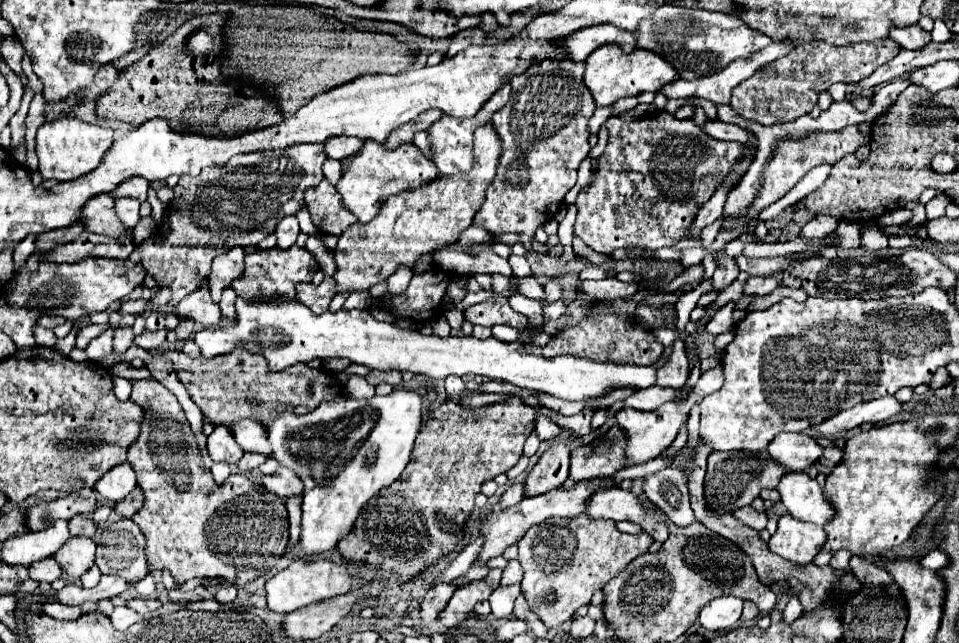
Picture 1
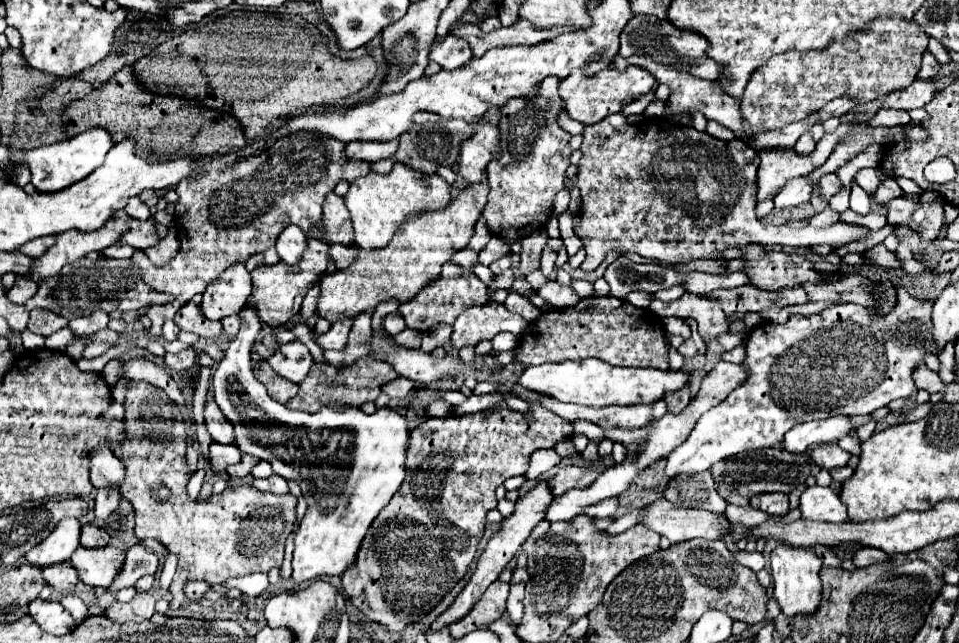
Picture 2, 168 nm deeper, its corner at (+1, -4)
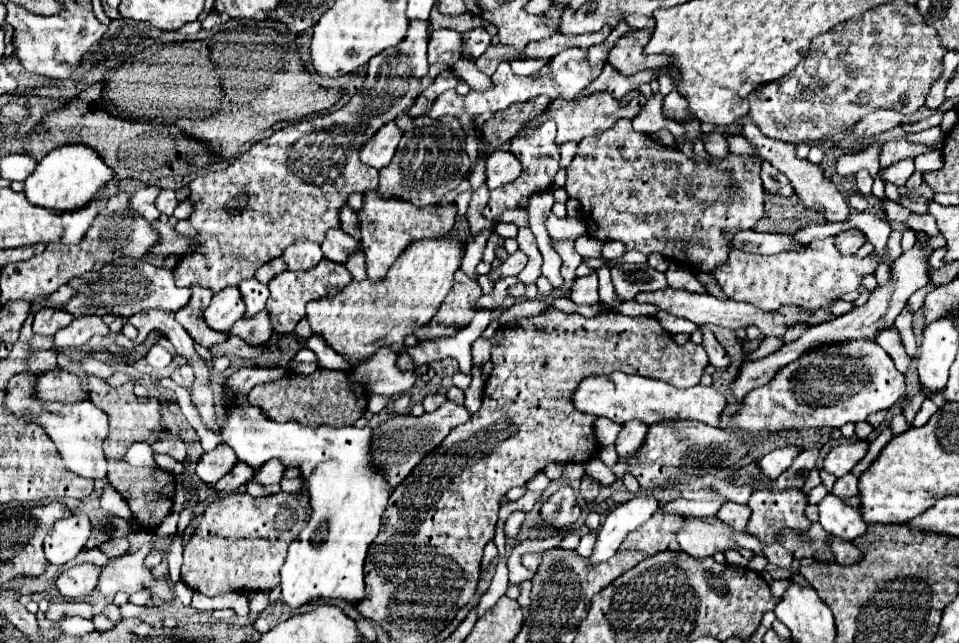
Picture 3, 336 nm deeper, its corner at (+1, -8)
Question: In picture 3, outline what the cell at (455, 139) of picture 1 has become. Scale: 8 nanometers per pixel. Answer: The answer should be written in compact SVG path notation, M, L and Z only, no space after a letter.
M509 151L487 153L485 161L487 161L487 169L485 169L487 181L485 181L485 185L489 189L497 189L497 187L501 187L505 183L511 183L521 173L521 163Z

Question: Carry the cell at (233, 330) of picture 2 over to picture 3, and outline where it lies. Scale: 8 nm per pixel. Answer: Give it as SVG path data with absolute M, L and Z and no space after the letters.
M267 309L261 311L261 315L257 319L239 319L230 331L230 335L245 339L253 347L267 343L271 333L273 333L273 329L271 329L271 323L267 317Z

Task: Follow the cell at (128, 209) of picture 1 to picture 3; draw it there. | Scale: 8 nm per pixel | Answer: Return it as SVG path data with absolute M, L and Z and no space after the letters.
M145 187L141 191L137 191L131 197L131 209L137 211L141 217L145 217L147 221L159 219L159 211L155 209L155 197L157 197L159 189L157 187Z

